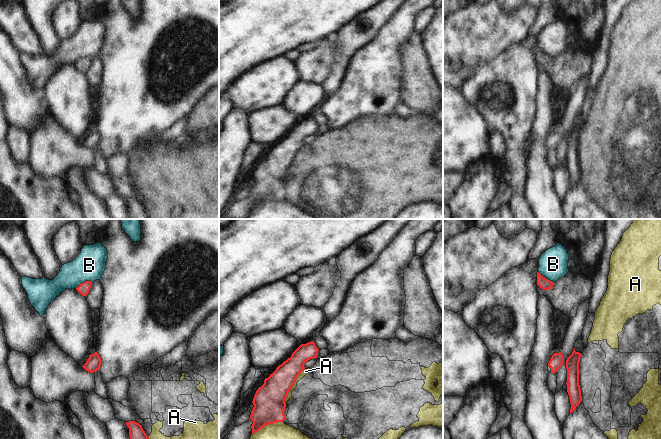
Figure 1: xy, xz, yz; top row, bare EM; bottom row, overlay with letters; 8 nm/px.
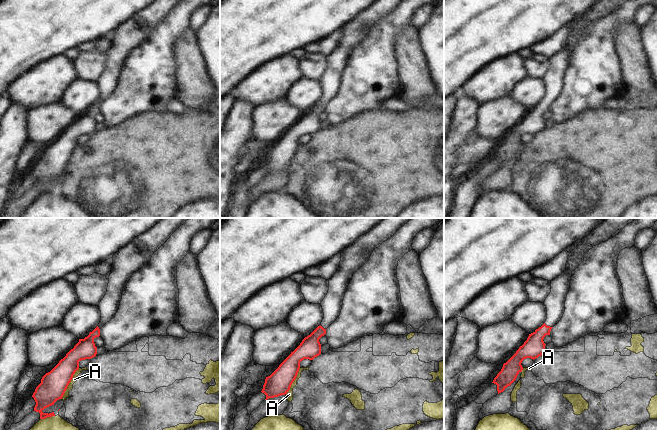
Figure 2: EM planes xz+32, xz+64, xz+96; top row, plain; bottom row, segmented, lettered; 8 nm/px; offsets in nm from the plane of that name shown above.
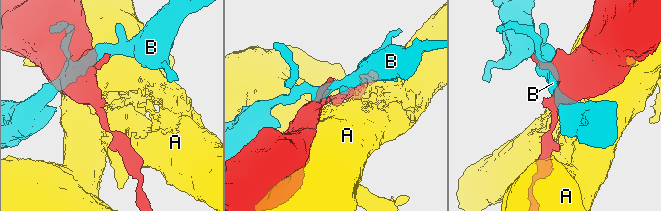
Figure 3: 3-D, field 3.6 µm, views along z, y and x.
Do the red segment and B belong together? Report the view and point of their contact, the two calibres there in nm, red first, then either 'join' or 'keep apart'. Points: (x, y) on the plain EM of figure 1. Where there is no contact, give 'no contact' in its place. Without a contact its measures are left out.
meets red in xy at (83, 58); 90 nm thick on the red side, 240 nm on the other; keep apart

